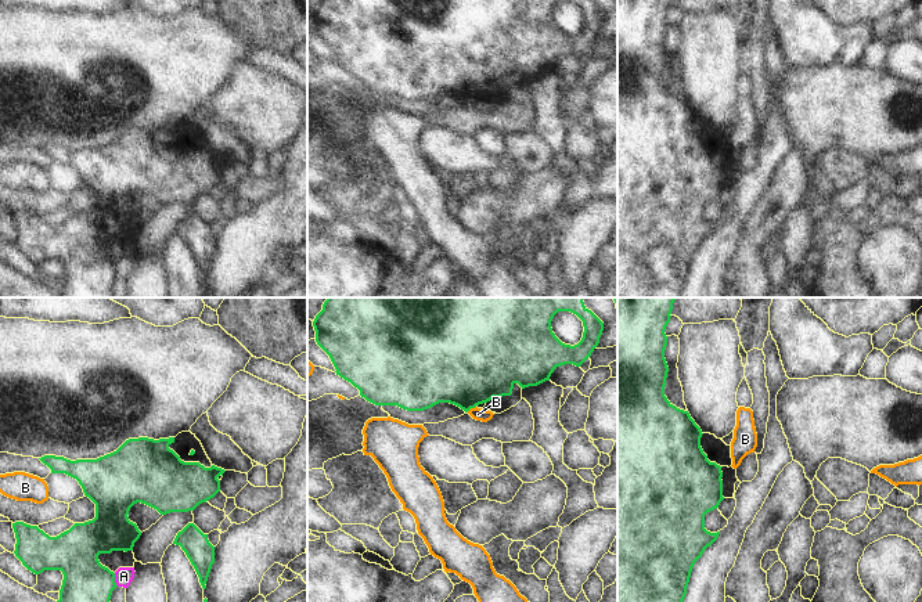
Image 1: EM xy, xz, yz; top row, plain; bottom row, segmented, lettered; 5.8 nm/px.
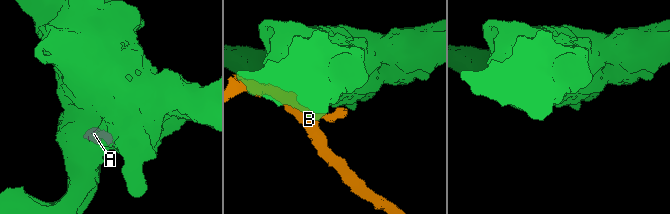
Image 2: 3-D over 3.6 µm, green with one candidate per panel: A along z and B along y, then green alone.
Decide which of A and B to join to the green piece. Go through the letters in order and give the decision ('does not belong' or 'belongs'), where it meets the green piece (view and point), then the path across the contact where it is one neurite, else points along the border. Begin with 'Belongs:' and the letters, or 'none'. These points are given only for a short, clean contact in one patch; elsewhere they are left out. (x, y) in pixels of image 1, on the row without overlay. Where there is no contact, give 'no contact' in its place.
Belongs: none
A: does not belong | xy (114, 270)
B: does not belong | xz (471, 97)

